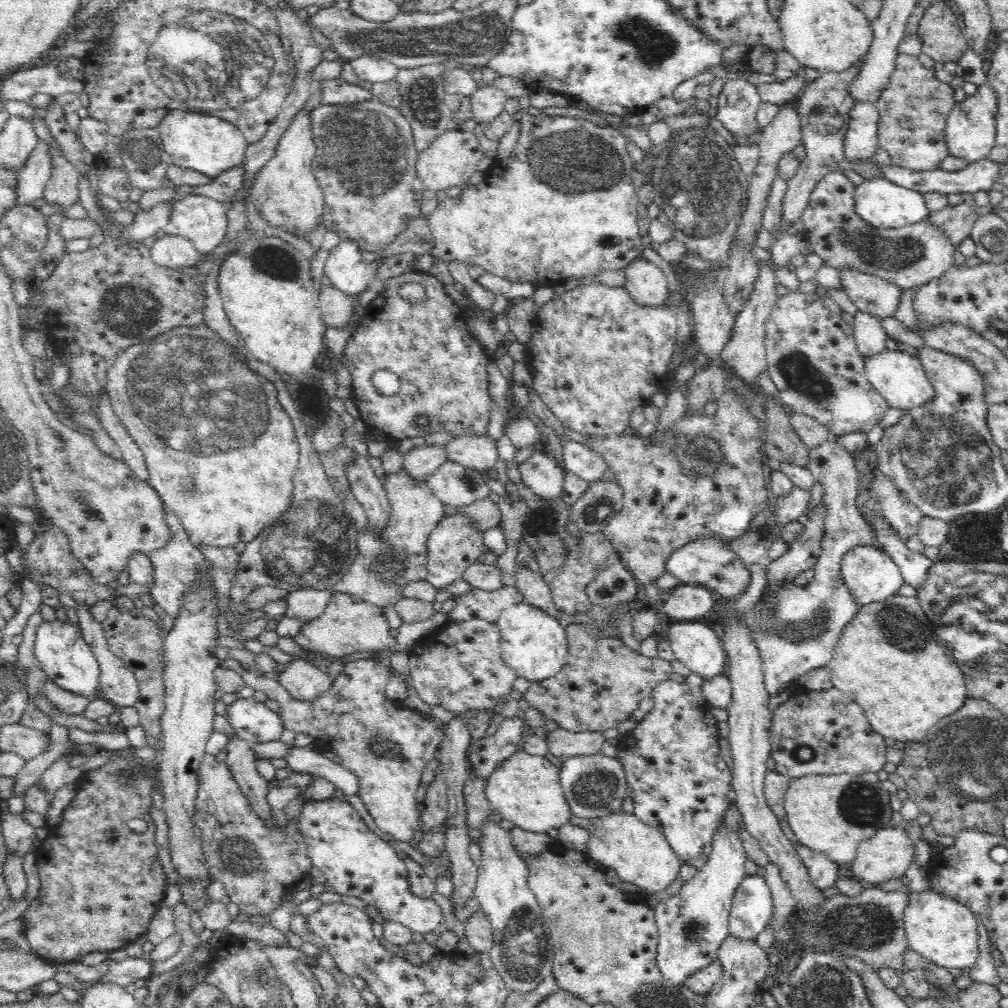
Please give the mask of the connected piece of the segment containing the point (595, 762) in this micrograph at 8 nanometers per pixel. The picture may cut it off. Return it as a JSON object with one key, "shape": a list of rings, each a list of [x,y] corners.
{"shape":[[[600,752],[563,758],[562,766],[558,768],[558,777],[571,814],[578,818],[592,820],[608,817],[619,812],[627,798],[627,776],[616,756],[608,757]]]}

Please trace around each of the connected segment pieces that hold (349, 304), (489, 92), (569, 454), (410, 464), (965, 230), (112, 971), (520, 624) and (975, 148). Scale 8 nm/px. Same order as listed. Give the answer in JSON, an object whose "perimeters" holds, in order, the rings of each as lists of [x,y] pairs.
{"perimeters":[[[[318,286],[319,309],[324,318],[326,327],[340,328],[345,325],[353,315],[353,303],[356,295],[346,294],[334,286]]],[[[493,84],[479,87],[471,96],[472,118],[476,124],[488,124],[496,120],[505,111],[507,100],[506,93]]],[[[576,441],[563,443],[562,464],[566,471],[572,472],[590,483],[598,481],[604,472],[609,470],[602,455]]],[[[424,440],[420,446],[414,447],[404,454],[403,470],[412,478],[425,481],[444,462],[448,462],[445,445],[429,444],[427,440]]],[[[964,202],[957,206],[949,205],[931,215],[932,225],[942,229],[952,239],[952,245],[957,248],[965,238],[971,237],[980,211],[982,210],[968,206]]],[[[147,956],[129,958],[120,962],[111,961],[108,972],[100,981],[115,982],[126,987],[137,980],[148,980],[152,972],[151,959]]],[[[524,602],[513,604],[500,613],[497,625],[501,632],[503,662],[516,677],[542,681],[555,676],[565,666],[569,649],[565,627],[542,608]]],[[[988,83],[979,86],[972,96],[957,102],[948,115],[945,128],[945,141],[949,154],[972,163],[986,158],[996,140],[996,119],[994,119],[996,114],[998,114],[998,97]]]]}

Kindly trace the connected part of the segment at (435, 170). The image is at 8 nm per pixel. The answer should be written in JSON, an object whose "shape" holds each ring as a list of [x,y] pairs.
{"shape":[[[454,129],[441,134],[426,150],[419,152],[416,162],[416,176],[426,190],[436,194],[453,187],[460,187],[470,179],[478,168],[478,162],[484,158],[484,150],[480,146],[475,133]]]}

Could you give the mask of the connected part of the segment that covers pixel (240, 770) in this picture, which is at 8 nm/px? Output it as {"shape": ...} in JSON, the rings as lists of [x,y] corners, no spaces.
{"shape":[[[237,735],[227,738],[229,740],[225,751],[228,758],[225,762],[240,785],[240,790],[246,795],[258,817],[264,821],[274,821],[267,802],[269,781],[259,775],[255,765],[258,758],[251,750],[251,744]]]}

